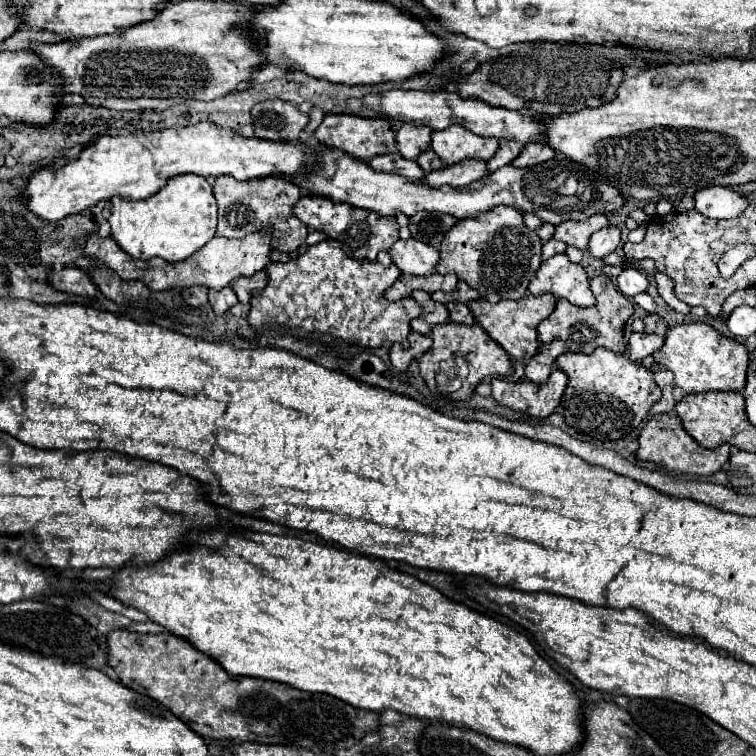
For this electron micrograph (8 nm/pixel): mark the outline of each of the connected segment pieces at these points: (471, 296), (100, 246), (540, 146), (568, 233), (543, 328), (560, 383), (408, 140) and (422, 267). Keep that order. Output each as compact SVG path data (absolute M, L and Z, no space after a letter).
M458 282L458 286L456 286L456 290L450 294L452 296L452 300L456 300L456 302L470 302L470 300L476 300L476 298L480 298L480 294L476 292L476 290L472 290L466 282Z
M260 230L254 234L248 234L240 240L230 238L218 238L214 236L204 248L194 252L190 258L182 262L166 262L162 258L150 258L150 260L134 260L130 254L126 254L116 240L112 238L100 238L98 234L88 236L88 244L84 248L84 254L96 256L102 260L108 268L118 272L122 280L142 280L150 290L160 292L168 288L188 288L188 286L206 286L206 288L224 288L238 276L254 276L254 272L266 270L270 264L270 230Z
M530 142L524 146L524 150L520 152L520 156L514 160L514 166L524 168L524 166L534 166L534 164L542 164L546 160L554 158L554 150L544 144L544 142Z
M598 214L598 216L590 216L588 220L584 222L564 222L560 226L556 226L556 234L554 238L556 240L562 240L566 242L568 246L576 246L578 250L588 250L588 240L594 232L598 232L600 228L608 226L608 216L604 214Z
M596 276L590 280L590 290L596 296L596 304L592 308L580 308L570 304L566 298L560 298L554 312L540 322L538 326L538 338L540 342L550 342L550 340L562 340L566 342L568 350L574 352L584 352L590 354L598 346L610 348L612 352L626 352L624 344L624 332L622 326L628 322L628 318L634 314L634 304L618 292L616 284L608 276Z
M554 368L550 378L544 384L534 384L528 380L506 382L506 380L494 378L492 396L502 406L524 412L532 418L546 418L560 404L566 384L568 384L568 376L562 370Z
M404 124L396 132L398 152L408 160L416 160L430 146L430 136L432 136L432 128Z
M414 238L394 242L388 250L388 256L402 272L416 274L416 276L428 276L436 272L434 268L440 258L436 248L432 248L430 244L418 242Z

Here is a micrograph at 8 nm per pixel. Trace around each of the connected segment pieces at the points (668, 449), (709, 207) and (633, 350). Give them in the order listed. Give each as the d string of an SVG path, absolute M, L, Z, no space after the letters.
M656 414L652 416L646 426L640 430L638 436L640 448L636 452L636 456L640 460L650 460L658 466L662 466L668 472L674 474L696 474L696 476L710 476L718 470L722 470L722 464L728 462L730 454L732 454L732 446L730 444L720 444L714 450L702 448L694 438L690 438L686 434L686 430L682 428L682 422L678 420L676 414Z
M704 188L702 192L696 192L694 200L696 210L714 220L740 216L748 204L746 198L732 188Z
M632 332L630 342L628 342L628 356L634 362L640 362L646 356L652 356L656 350L664 346L664 338L656 334L644 334L644 332Z

